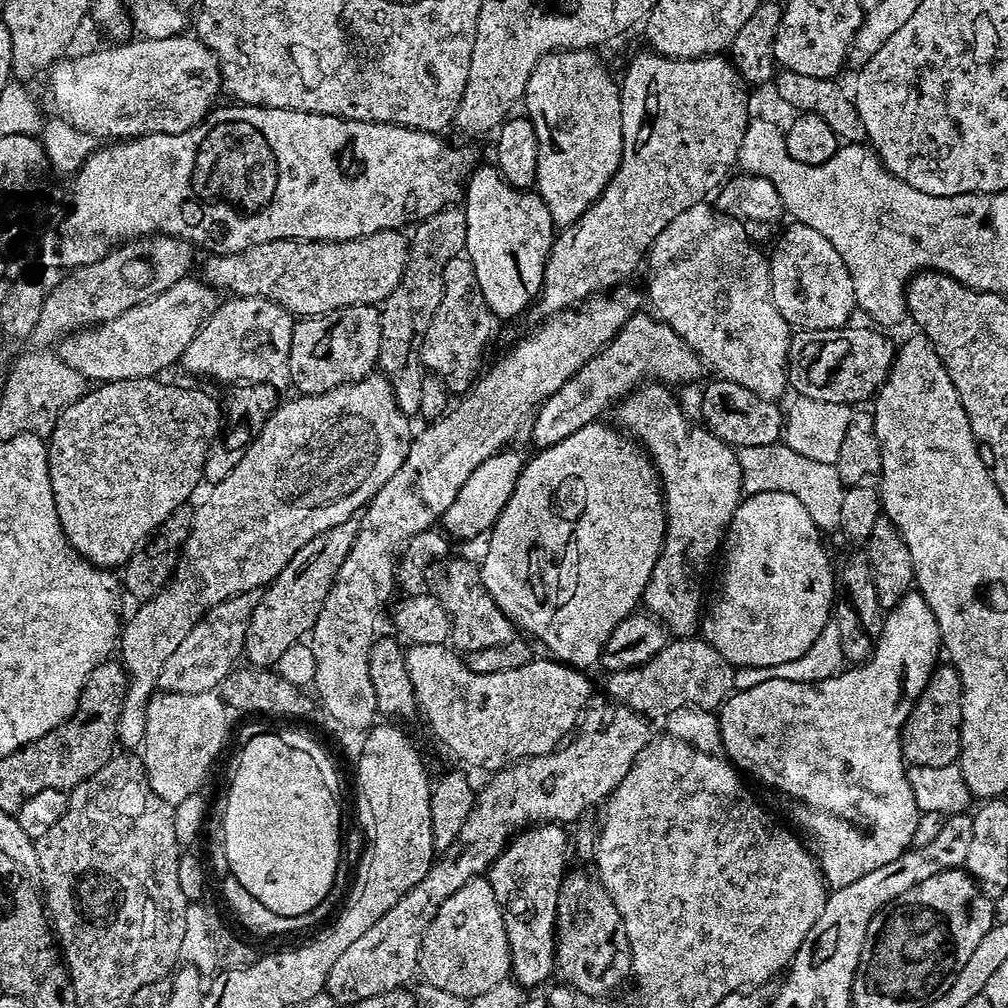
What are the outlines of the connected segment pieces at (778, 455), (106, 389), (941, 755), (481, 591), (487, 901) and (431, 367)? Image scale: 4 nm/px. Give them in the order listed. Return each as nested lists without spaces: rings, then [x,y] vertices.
[[[783,442],[742,448],[738,455],[744,475],[745,493],[789,492],[799,498],[806,510],[810,510],[810,518],[814,518],[817,528],[839,529],[839,515],[846,485],[840,479],[836,465],[802,458],[802,454],[794,454],[794,450],[790,450]]]
[[[144,377],[137,380],[97,383],[91,390],[85,392],[82,398],[78,398],[78,402],[66,406],[66,410],[61,412],[51,436],[46,440],[50,490],[54,490],[54,506],[58,510],[58,522],[72,549],[83,560],[90,561],[98,568],[116,570],[116,567],[119,569],[124,566],[132,555],[141,551],[145,541],[166,522],[166,518],[170,518],[170,514],[174,514],[174,510],[178,510],[178,506],[189,503],[193,499],[192,491],[202,484],[204,464],[208,460],[210,451],[208,440],[214,439],[220,432],[220,404],[210,393],[203,392],[200,388],[183,388],[180,384],[163,384],[160,380],[162,379]]]
[[[951,666],[937,667],[929,678],[928,685],[920,691],[920,697],[900,733],[900,745],[909,765],[946,766],[959,761],[963,697],[959,670]]]
[[[445,559],[439,565],[441,568],[435,569],[437,572],[434,589],[436,599],[452,619],[451,647],[467,654],[474,650],[486,650],[486,646],[502,646],[510,642],[514,639],[512,617],[500,609],[498,602],[494,602],[494,598],[480,581],[477,565],[475,563],[472,565],[468,560],[452,559]]]
[[[475,876],[462,890],[454,890],[422,938],[419,975],[438,990],[471,998],[509,979],[512,950],[504,925],[504,912],[494,898],[494,886],[484,876]]]
[[[467,255],[450,258],[444,271],[442,302],[430,322],[430,330],[426,330],[420,360],[431,375],[437,376],[447,386],[449,393],[467,393],[481,375],[480,363],[484,360],[484,351],[492,340],[496,324],[497,317],[493,316],[490,306],[486,306],[486,298],[482,298],[478,274],[474,274],[474,266]]]

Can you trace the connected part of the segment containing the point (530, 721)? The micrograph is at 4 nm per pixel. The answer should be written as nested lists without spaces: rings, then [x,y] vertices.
[[[414,644],[404,653],[406,670],[414,686],[416,703],[422,716],[424,712],[425,718],[428,719],[433,734],[458,759],[465,760],[469,764],[469,769],[485,768],[485,773],[488,774],[499,772],[509,764],[526,760],[529,756],[550,754],[560,747],[569,739],[582,713],[593,699],[592,684],[584,677],[587,675],[581,669],[573,668],[570,664],[562,664],[555,658],[543,659],[530,659],[514,670],[478,674],[470,670],[468,663],[451,647],[443,644]]]

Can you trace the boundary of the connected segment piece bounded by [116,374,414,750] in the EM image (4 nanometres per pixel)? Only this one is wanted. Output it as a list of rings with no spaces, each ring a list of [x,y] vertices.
[[[383,374],[363,376],[355,384],[343,384],[334,390],[326,390],[322,394],[314,394],[313,396],[297,395],[295,399],[286,401],[281,408],[279,405],[265,419],[269,420],[261,426],[260,433],[257,436],[253,435],[247,447],[239,453],[234,470],[230,470],[230,474],[226,474],[226,478],[222,478],[216,484],[211,485],[210,491],[212,493],[200,505],[198,503],[195,505],[192,524],[188,528],[188,537],[182,549],[182,558],[177,559],[175,571],[172,572],[170,579],[163,585],[160,592],[156,596],[150,597],[149,600],[143,601],[138,607],[140,609],[129,620],[127,617],[126,623],[121,627],[118,637],[118,660],[119,663],[123,664],[124,671],[128,673],[128,692],[124,695],[122,710],[116,717],[118,722],[116,739],[121,745],[125,744],[128,747],[125,749],[136,750],[143,745],[144,731],[146,730],[146,710],[148,709],[148,701],[157,689],[158,674],[162,674],[162,666],[166,666],[170,654],[174,654],[174,650],[178,650],[178,646],[184,641],[186,634],[190,634],[190,630],[194,630],[196,623],[203,620],[205,612],[235,596],[264,590],[282,571],[283,567],[290,562],[294,554],[297,554],[298,550],[306,545],[306,542],[310,542],[322,531],[338,526],[339,523],[344,523],[350,517],[357,515],[372,499],[373,494],[382,490],[382,486],[386,486],[386,482],[390,482],[390,478],[394,478],[394,470],[398,470],[398,466],[402,466],[402,462],[410,450],[414,428],[408,425],[411,424],[409,417],[404,416],[402,410],[398,410],[398,402],[394,402],[394,390]]]

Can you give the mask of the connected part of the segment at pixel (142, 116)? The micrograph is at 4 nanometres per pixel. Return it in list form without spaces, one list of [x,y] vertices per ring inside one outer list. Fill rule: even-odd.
[[[181,34],[161,40],[132,38],[108,47],[112,48],[100,48],[97,52],[88,52],[73,60],[61,58],[47,73],[48,88],[56,99],[57,110],[60,111],[57,113],[83,131],[91,132],[93,137],[135,138],[155,132],[182,134],[204,119],[214,107],[212,99],[221,95],[218,58],[195,35]]]

